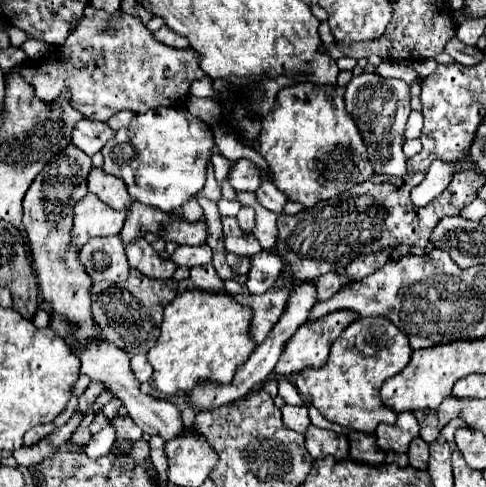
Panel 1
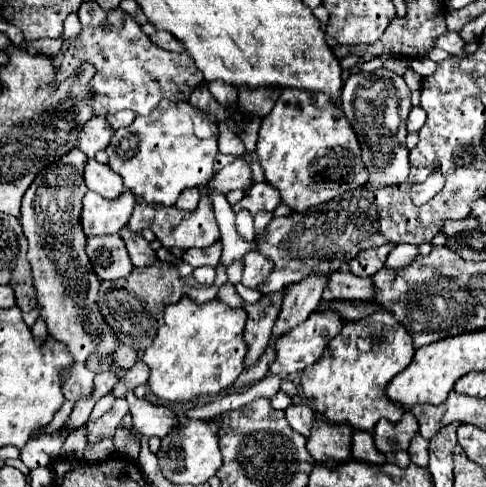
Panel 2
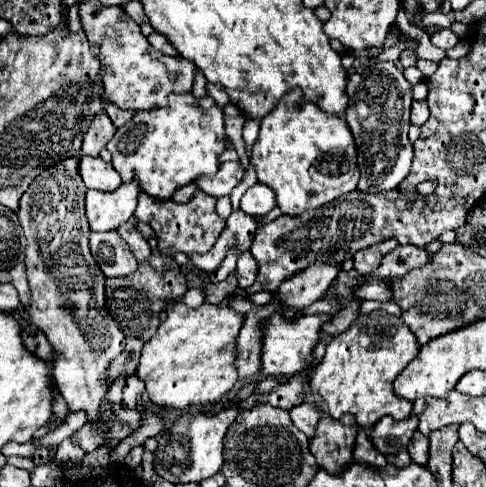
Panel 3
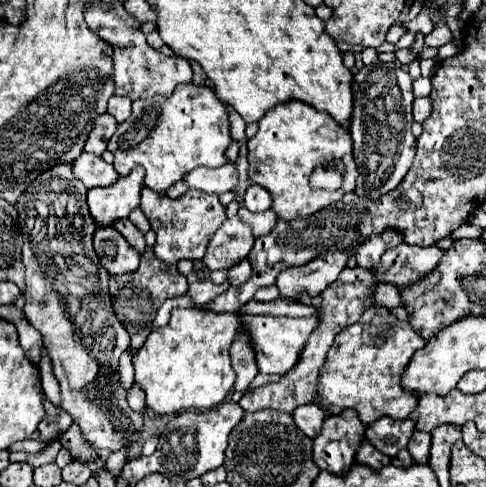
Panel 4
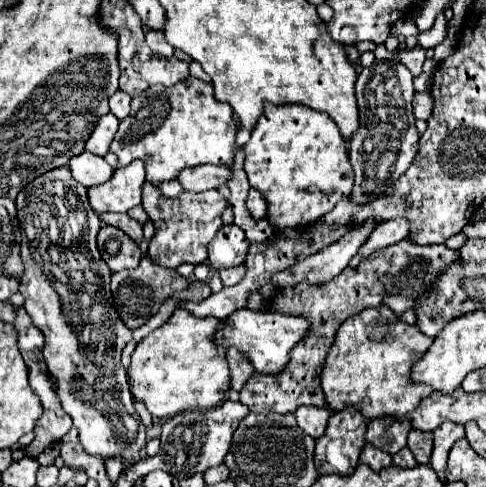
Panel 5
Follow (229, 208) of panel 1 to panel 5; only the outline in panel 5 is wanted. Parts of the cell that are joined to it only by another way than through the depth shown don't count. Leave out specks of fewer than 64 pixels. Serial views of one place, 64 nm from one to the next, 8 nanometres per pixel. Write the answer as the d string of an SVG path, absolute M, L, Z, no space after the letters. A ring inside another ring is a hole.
M250 188L248 192L248 200L246 200L246 206L250 210L250 214L258 220L258 218L264 218L266 216L266 210L268 210L268 204L264 200L264 196L260 196L260 192L256 192L254 188Z

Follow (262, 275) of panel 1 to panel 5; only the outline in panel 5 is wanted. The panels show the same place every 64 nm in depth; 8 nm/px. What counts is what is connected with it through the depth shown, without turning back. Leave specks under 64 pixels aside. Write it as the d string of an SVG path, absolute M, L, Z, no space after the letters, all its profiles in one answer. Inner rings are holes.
M240 264L236 268L228 268L228 270L220 270L220 278L224 282L224 286L234 286L238 284L242 278L244 278L244 272L246 272L246 264Z

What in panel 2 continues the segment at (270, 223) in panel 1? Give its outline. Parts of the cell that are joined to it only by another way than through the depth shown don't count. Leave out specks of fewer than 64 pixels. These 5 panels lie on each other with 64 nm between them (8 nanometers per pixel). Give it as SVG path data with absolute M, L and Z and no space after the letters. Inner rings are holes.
M260 212L260 214L254 216L254 232L256 232L256 236L260 236L260 234L266 232L266 226L270 224L272 218L274 216L270 212Z

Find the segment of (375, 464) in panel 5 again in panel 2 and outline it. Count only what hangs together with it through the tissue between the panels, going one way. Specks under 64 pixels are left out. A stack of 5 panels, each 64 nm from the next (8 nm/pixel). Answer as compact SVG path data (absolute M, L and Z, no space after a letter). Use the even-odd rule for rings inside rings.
M356 430L352 434L352 458L360 460L360 462L368 462L368 464L384 464L384 454L376 450L374 446L374 438L370 432L362 432Z

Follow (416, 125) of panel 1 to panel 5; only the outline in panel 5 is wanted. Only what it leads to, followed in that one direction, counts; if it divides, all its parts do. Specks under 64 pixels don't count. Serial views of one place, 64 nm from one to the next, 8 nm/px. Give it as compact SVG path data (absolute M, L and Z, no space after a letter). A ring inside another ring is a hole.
M430 92L414 94L414 116L416 116L416 120L426 120L432 114L432 106L434 106L434 100L432 100Z

